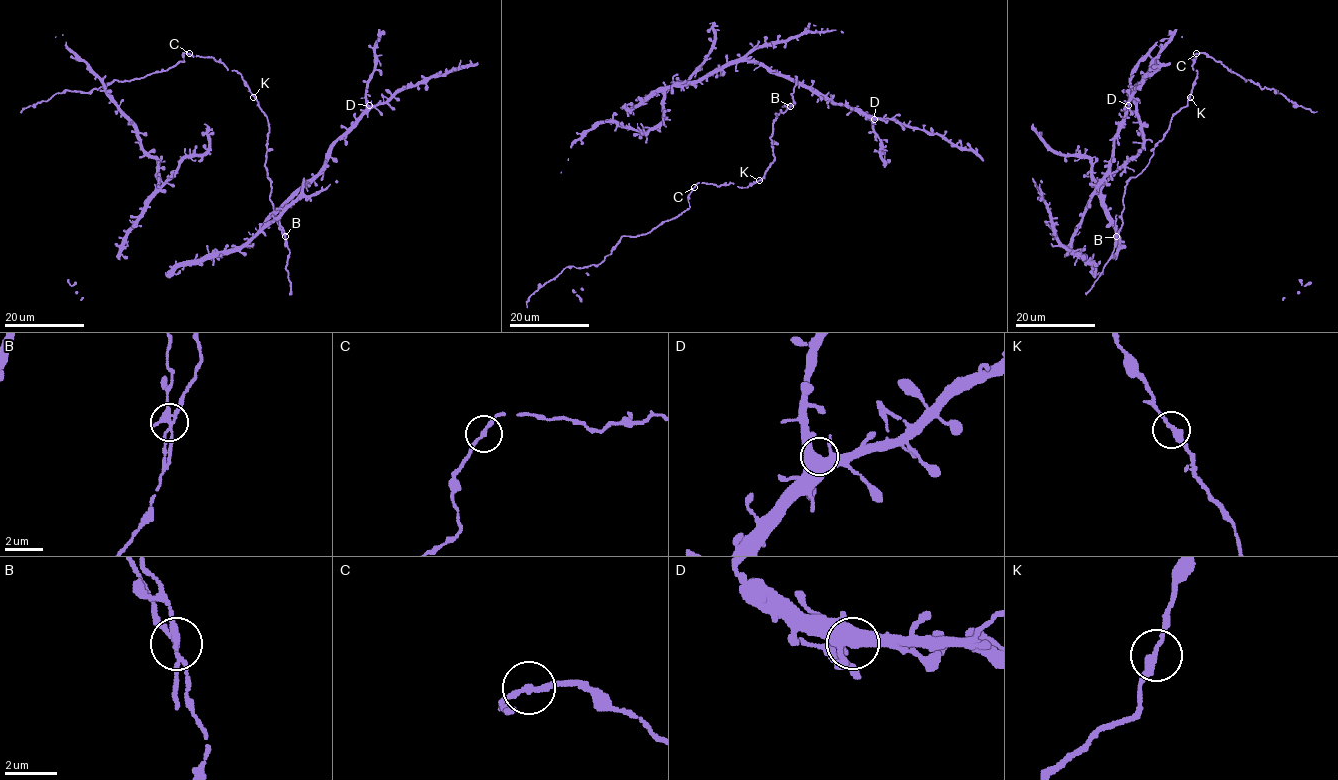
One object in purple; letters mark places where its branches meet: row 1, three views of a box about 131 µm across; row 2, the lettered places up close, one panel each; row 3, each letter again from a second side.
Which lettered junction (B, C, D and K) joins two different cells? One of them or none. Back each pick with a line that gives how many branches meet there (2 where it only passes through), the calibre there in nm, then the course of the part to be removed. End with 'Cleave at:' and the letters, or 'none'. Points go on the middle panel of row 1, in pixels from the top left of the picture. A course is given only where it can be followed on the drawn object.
B: 4 branches meet; 200 nm thick
Cleave at: B

